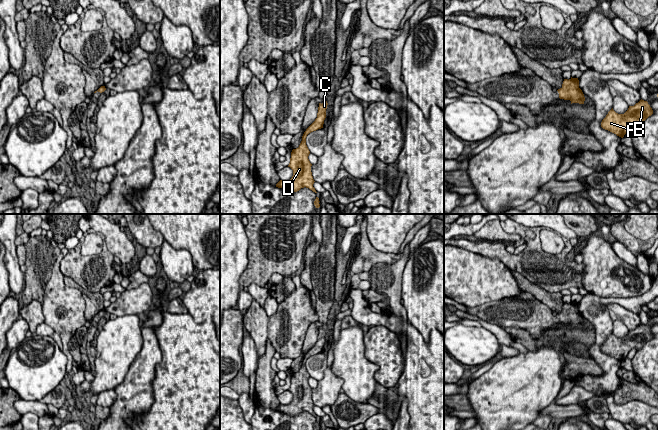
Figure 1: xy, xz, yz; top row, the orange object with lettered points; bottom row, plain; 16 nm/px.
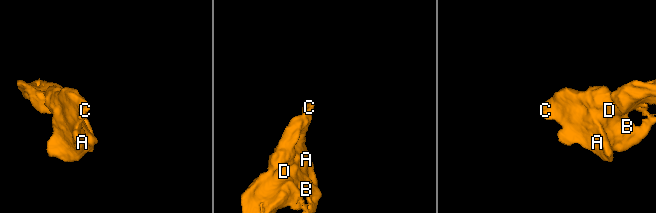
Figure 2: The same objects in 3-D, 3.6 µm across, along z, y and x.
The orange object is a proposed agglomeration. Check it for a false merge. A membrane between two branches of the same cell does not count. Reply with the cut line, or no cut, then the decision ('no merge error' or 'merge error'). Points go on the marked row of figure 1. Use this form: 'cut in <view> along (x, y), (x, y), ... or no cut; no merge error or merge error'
no cut; no merge error

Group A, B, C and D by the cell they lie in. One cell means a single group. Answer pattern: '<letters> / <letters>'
A B C D

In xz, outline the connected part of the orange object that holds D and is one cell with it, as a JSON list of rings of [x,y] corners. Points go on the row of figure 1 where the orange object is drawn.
[[[327,101],[322,104],[319,103],[317,118],[306,129],[302,136],[302,141],[298,148],[293,149],[291,152],[290,163],[288,167],[293,170],[293,176],[288,181],[280,180],[276,187],[287,190],[291,193],[299,191],[301,188],[309,188],[313,192],[317,193],[313,187],[314,179],[311,172],[311,166],[308,156],[310,151],[306,145],[306,137],[309,133],[323,128],[324,120],[326,118]]]

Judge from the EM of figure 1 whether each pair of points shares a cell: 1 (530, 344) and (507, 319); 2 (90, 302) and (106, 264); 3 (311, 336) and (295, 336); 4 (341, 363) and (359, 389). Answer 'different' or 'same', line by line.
1: different
2: different
3: different
4: same

